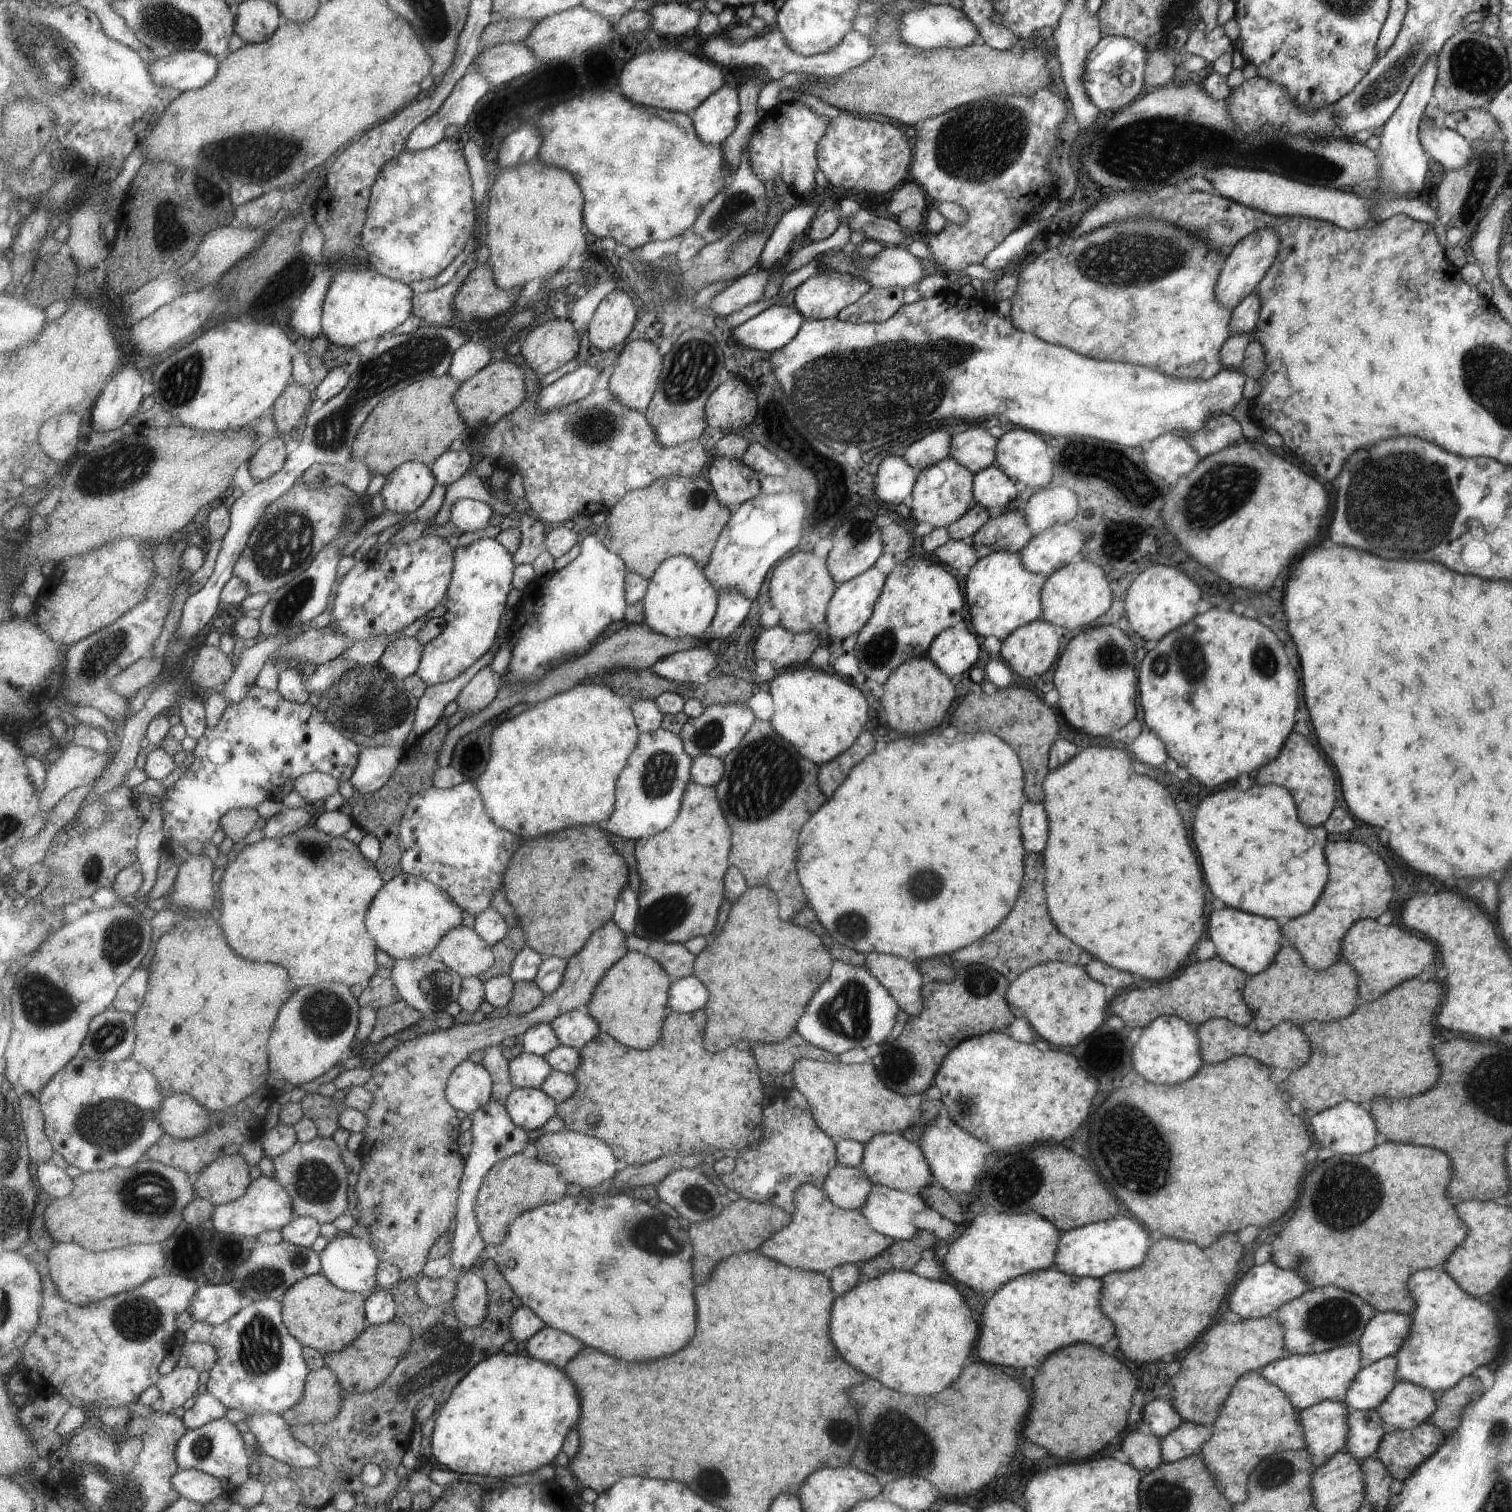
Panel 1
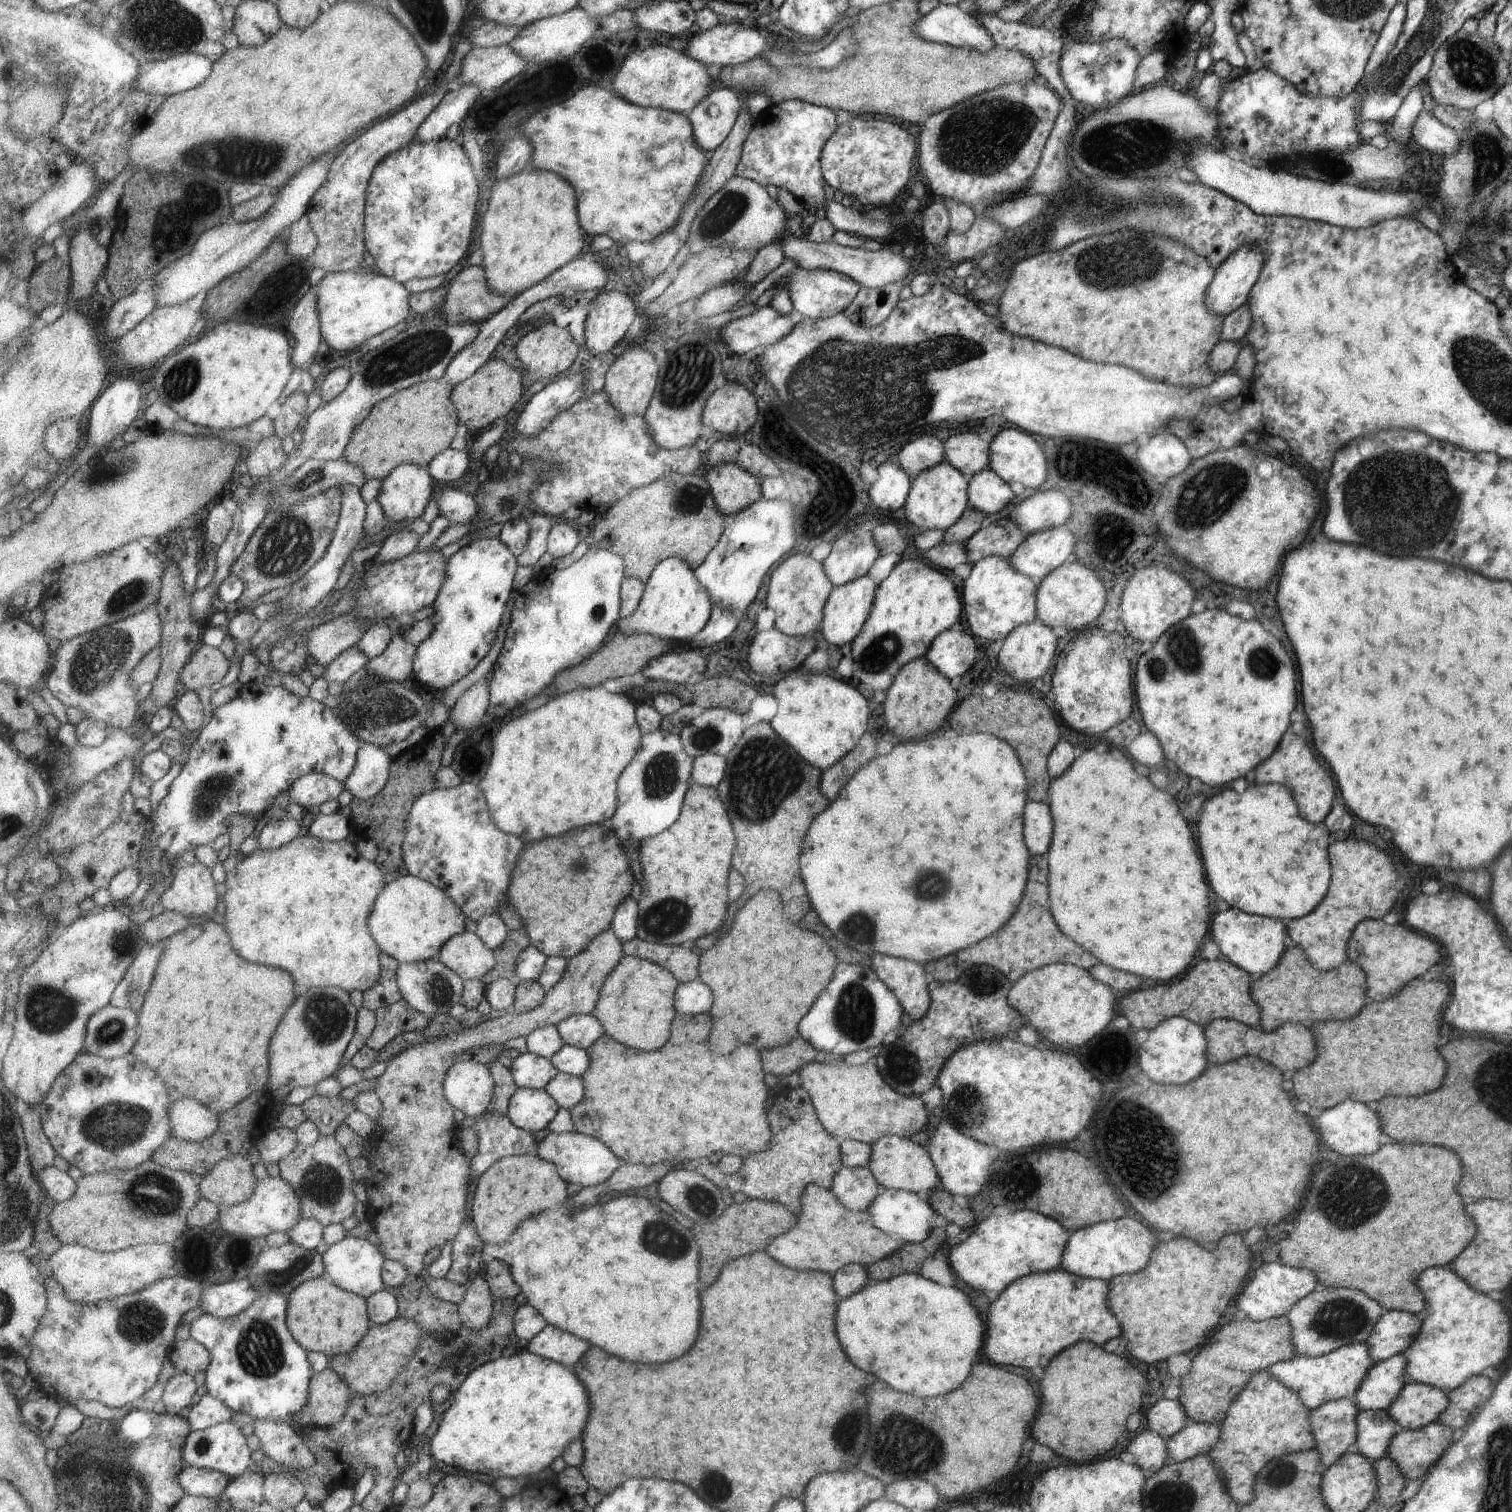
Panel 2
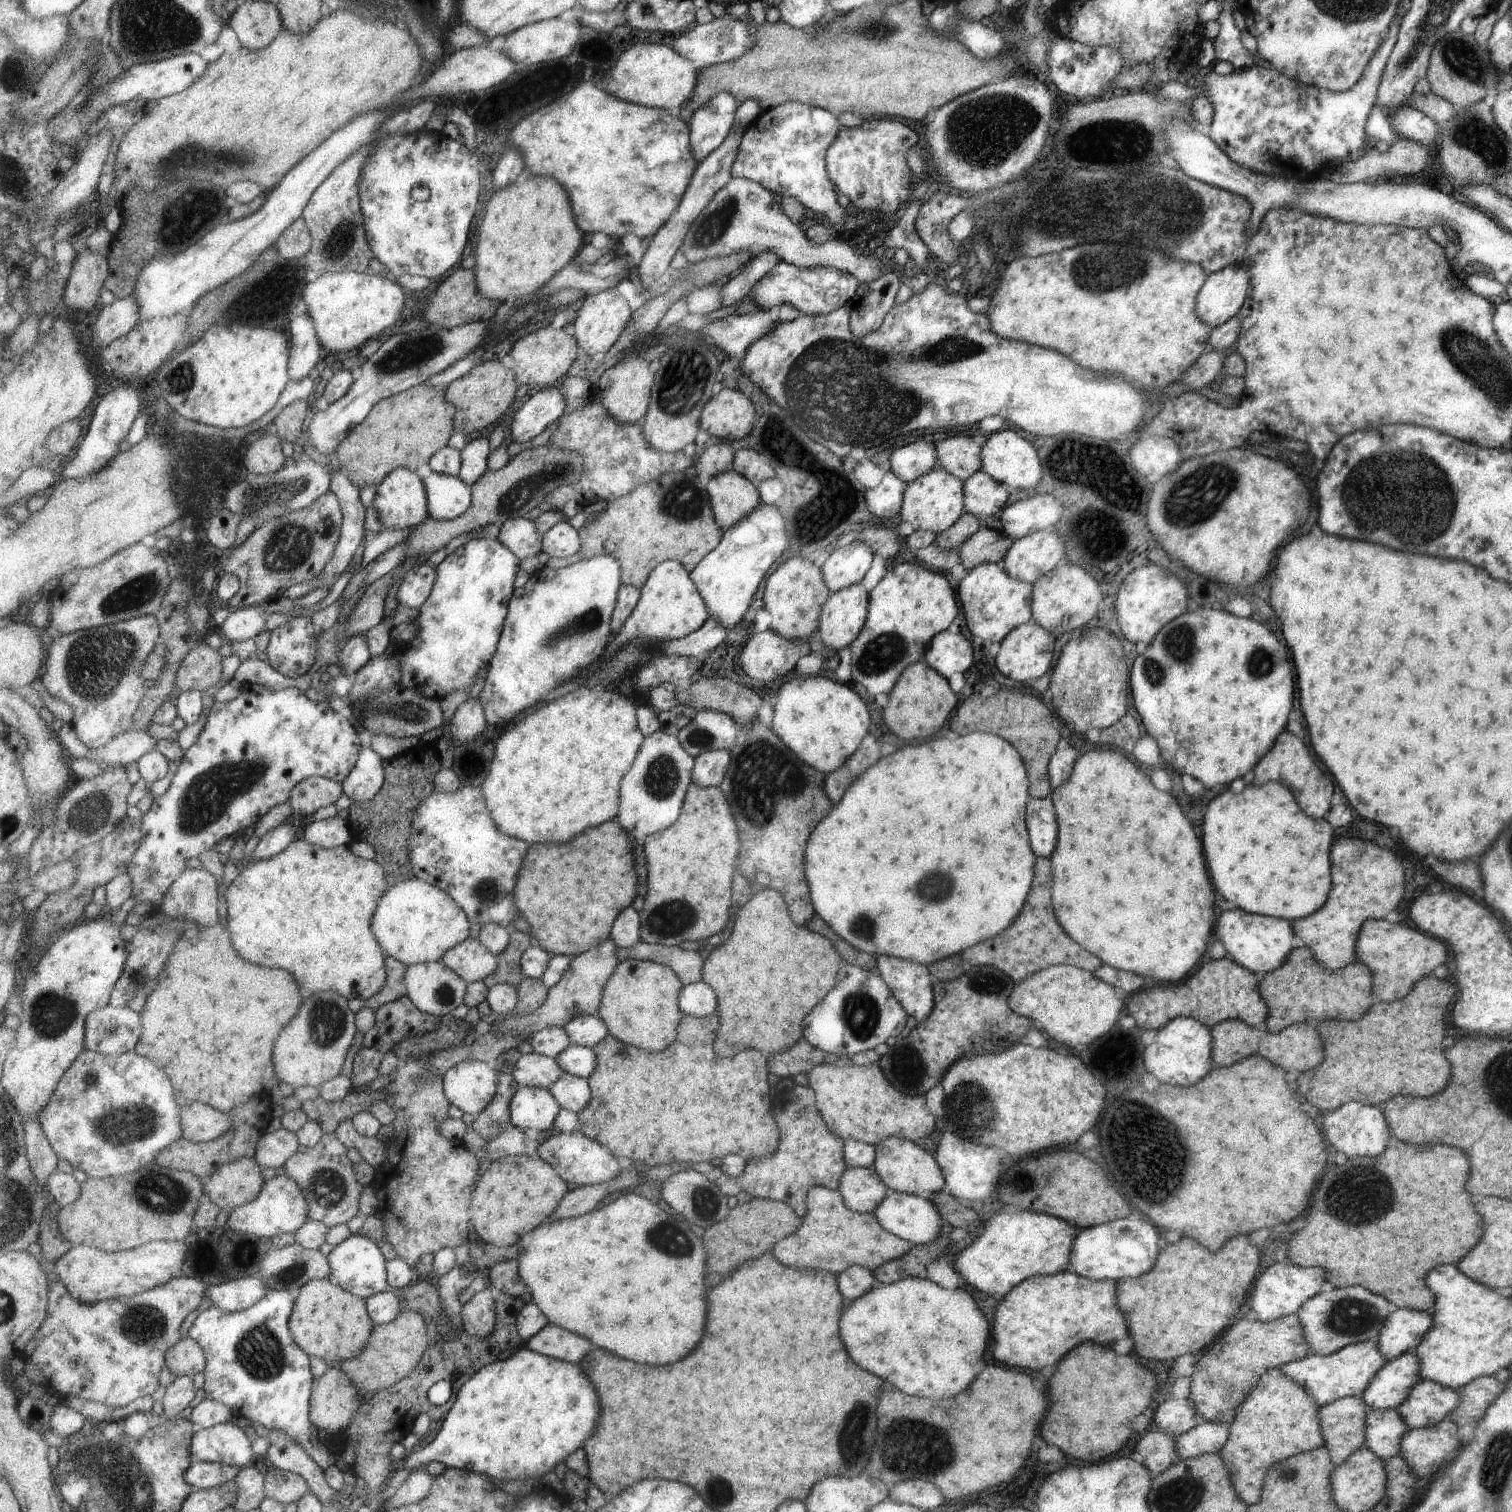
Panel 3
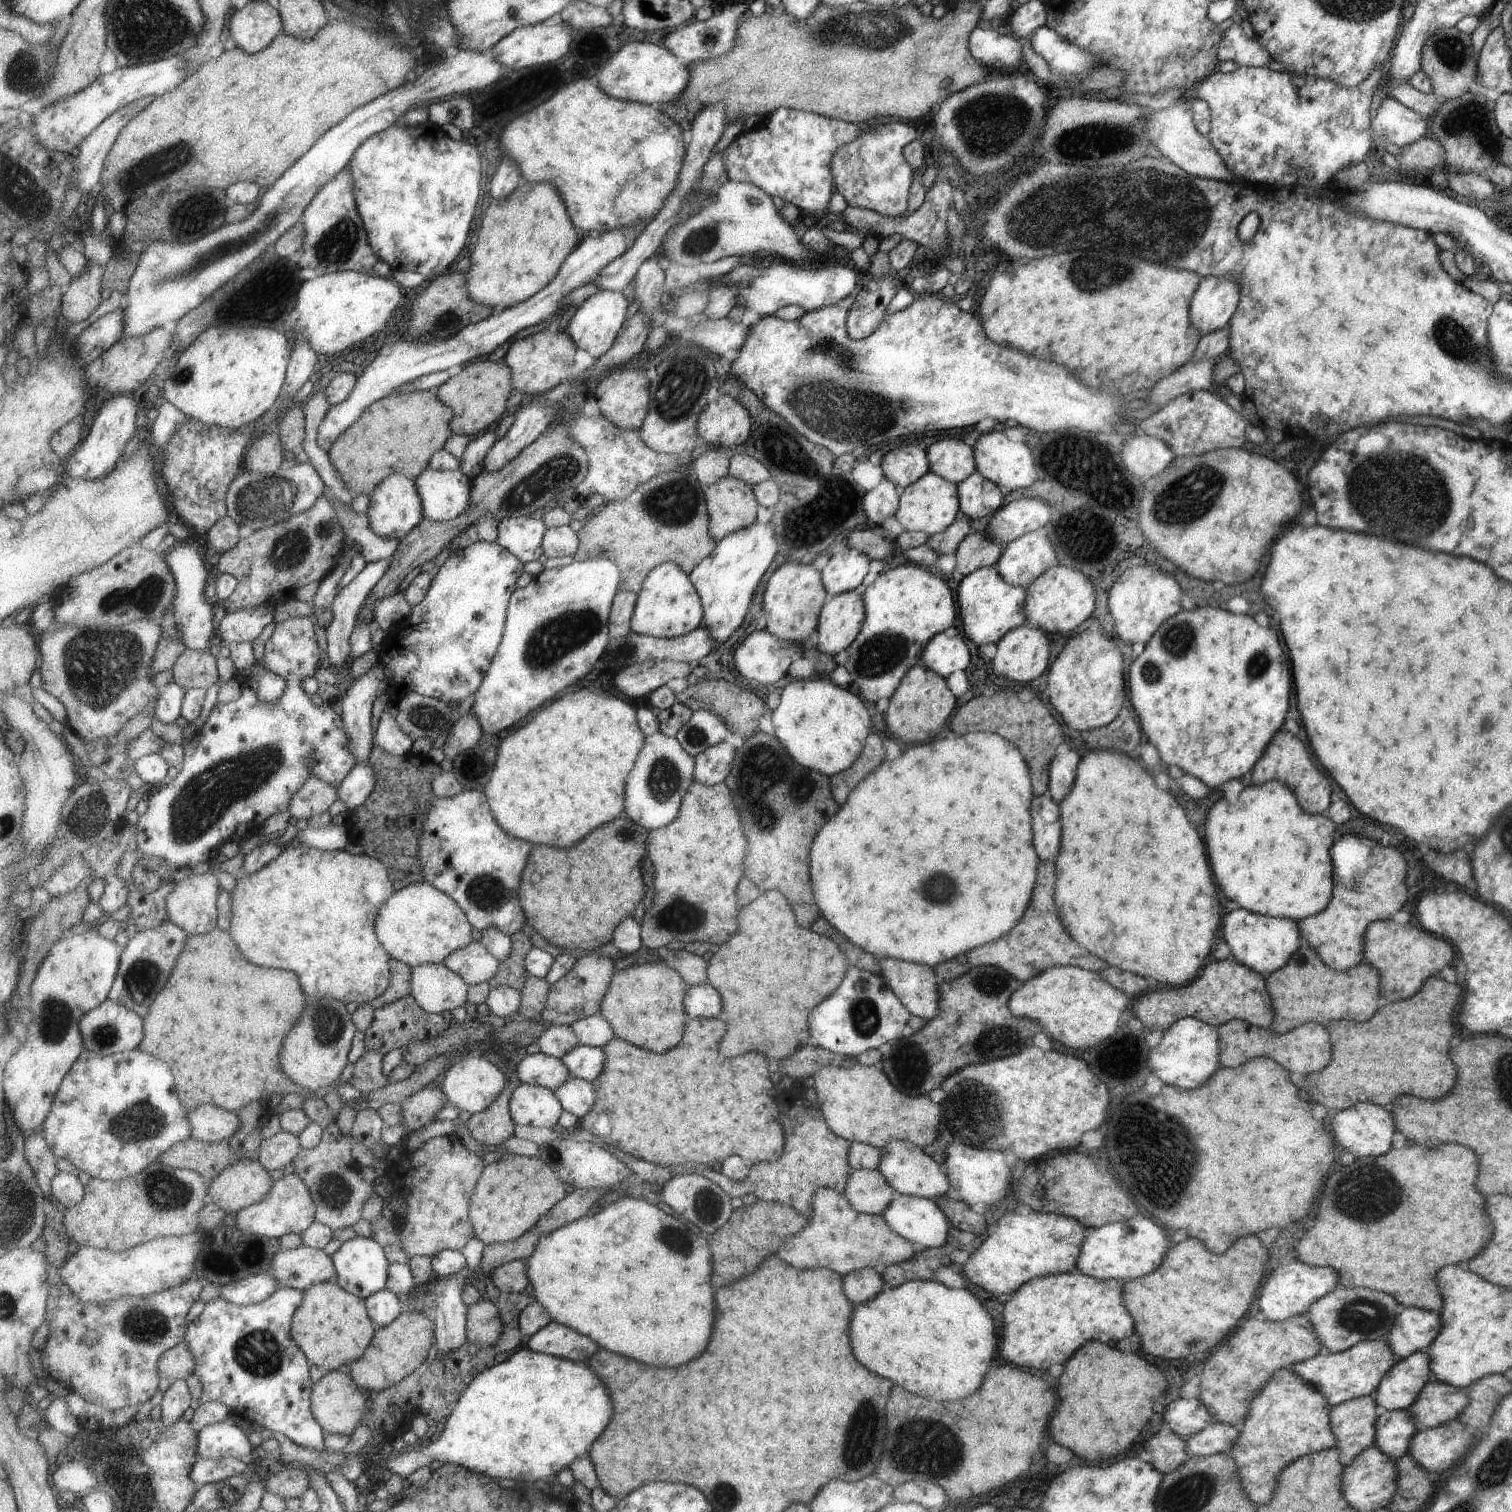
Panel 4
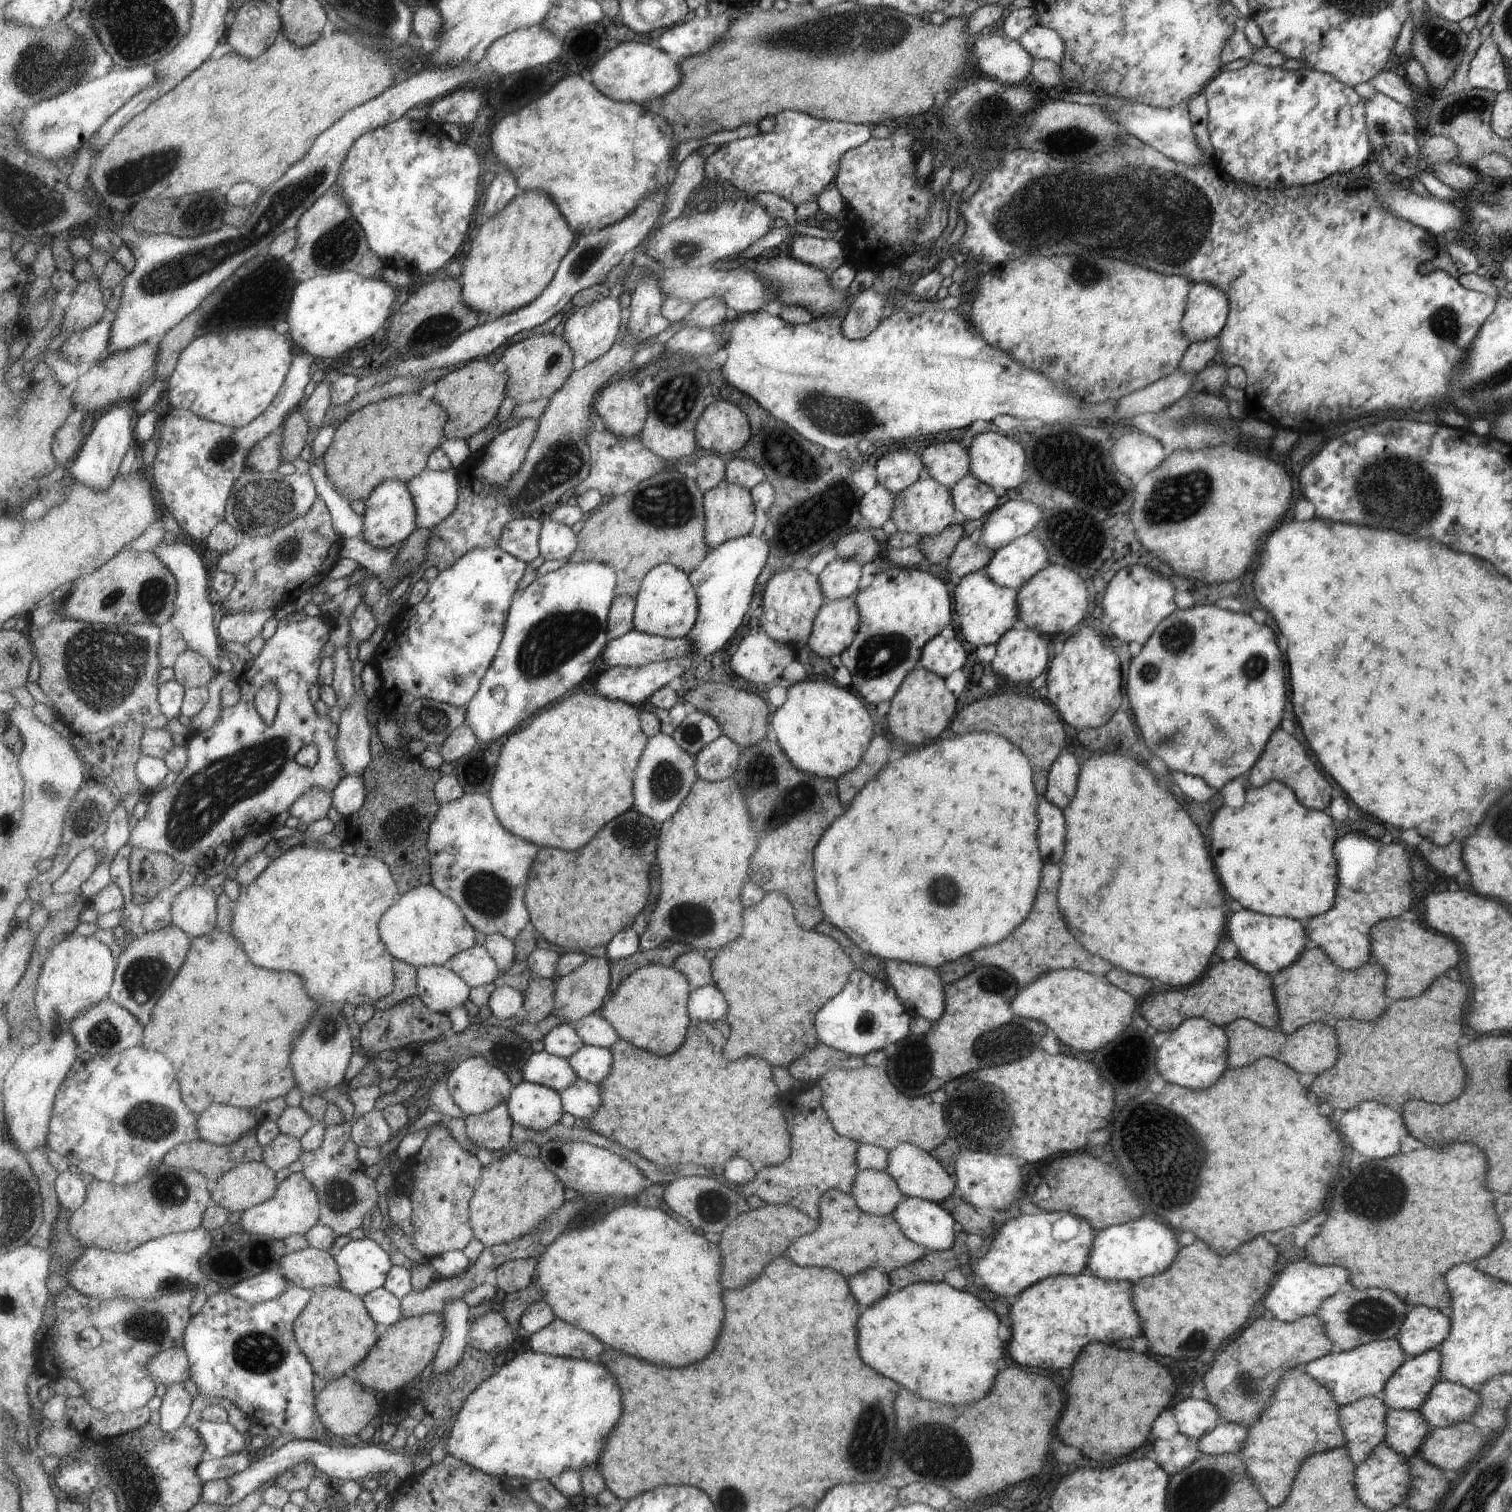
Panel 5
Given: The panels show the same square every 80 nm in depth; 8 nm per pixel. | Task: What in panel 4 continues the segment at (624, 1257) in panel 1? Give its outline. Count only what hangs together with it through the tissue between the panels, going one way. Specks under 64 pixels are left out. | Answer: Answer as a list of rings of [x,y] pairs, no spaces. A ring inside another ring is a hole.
[[[623,1196],[602,1211],[592,1216],[581,1217],[581,1220],[577,1219],[575,1222],[565,1225],[561,1230],[542,1237],[534,1255],[528,1259],[528,1277],[535,1288],[533,1293],[537,1302],[541,1303],[549,1311],[553,1320],[559,1324],[568,1326],[581,1334],[587,1334],[587,1336],[595,1338],[595,1342],[599,1342],[601,1346],[605,1346],[613,1352],[619,1352],[623,1356],[635,1358],[639,1362],[653,1364],[653,1366],[681,1366],[681,1364],[687,1364],[687,1360],[699,1358],[707,1350],[707,1346],[711,1342],[711,1332],[713,1332],[713,1324],[715,1324],[715,1310],[717,1310],[715,1288],[711,1284],[714,1252],[711,1250],[711,1244],[707,1238],[703,1238],[703,1244],[701,1244],[699,1234],[702,1233],[686,1220],[679,1216],[665,1214],[656,1204],[653,1206],[645,1200]]]

